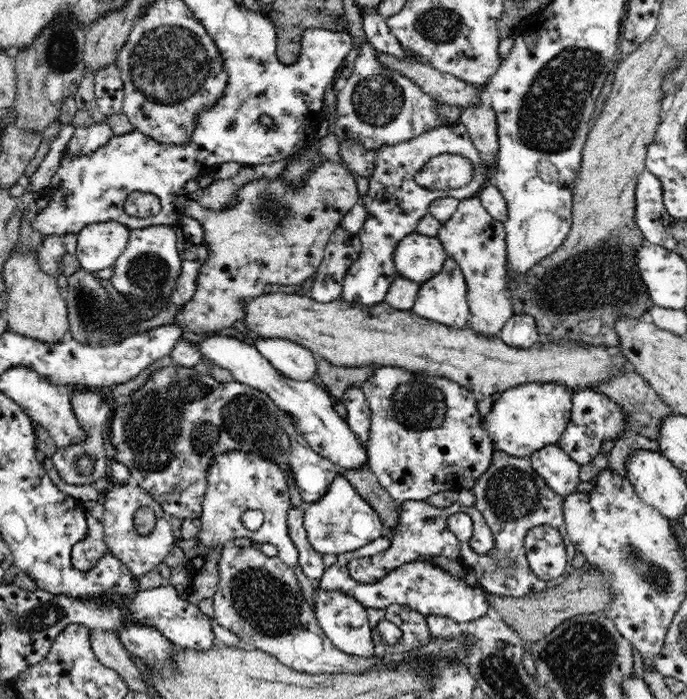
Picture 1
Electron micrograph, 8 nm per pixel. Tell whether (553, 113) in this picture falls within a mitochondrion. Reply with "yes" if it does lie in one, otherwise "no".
yes

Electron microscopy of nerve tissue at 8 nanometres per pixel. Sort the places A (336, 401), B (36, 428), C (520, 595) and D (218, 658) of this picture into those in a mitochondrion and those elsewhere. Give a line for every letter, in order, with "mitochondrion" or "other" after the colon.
A: other
B: other
C: other
D: other

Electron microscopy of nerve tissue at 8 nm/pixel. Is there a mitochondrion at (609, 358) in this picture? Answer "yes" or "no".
no

